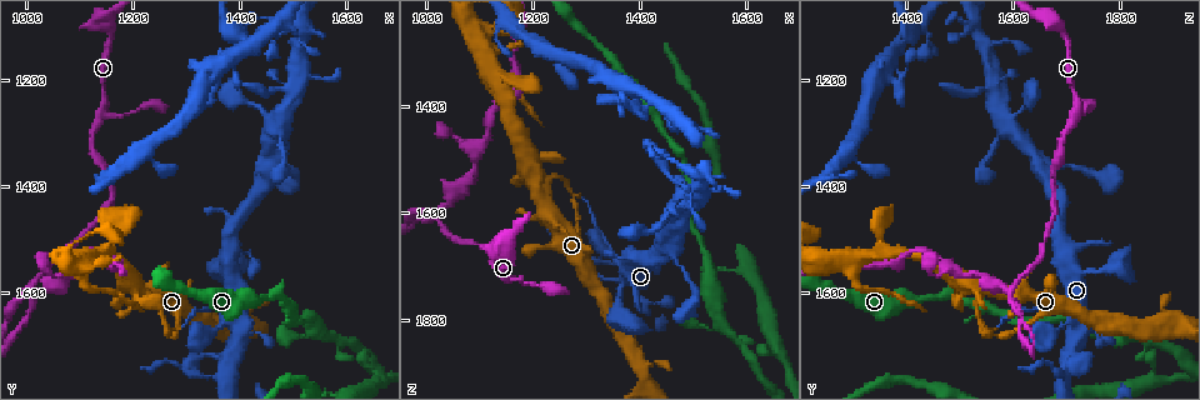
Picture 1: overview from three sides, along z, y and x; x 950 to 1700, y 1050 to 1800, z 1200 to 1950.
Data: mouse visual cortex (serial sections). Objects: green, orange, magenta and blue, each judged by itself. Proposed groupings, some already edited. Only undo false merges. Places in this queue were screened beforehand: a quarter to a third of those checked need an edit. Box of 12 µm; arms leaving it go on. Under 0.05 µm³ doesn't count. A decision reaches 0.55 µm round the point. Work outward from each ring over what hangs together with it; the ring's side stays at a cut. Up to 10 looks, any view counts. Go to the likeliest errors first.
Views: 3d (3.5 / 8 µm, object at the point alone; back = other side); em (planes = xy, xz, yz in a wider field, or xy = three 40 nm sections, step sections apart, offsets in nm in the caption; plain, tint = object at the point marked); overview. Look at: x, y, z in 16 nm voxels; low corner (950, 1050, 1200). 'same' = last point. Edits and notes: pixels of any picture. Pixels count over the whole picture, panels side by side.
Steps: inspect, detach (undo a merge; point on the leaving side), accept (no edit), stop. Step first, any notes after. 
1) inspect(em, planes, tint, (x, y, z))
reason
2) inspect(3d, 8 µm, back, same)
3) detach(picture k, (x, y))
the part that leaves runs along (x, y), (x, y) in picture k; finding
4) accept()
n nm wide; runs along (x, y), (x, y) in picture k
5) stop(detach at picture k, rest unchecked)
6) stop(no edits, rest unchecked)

inspect(3d, 3.5 µm, (1395, 1680, 1755))
sharp bend

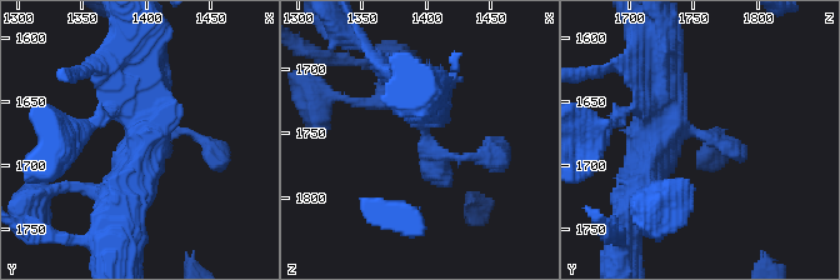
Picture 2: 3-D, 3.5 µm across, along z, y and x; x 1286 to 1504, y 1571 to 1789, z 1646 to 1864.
inspect(em, xy, step 5, tint, (1400, 1676, 1756))

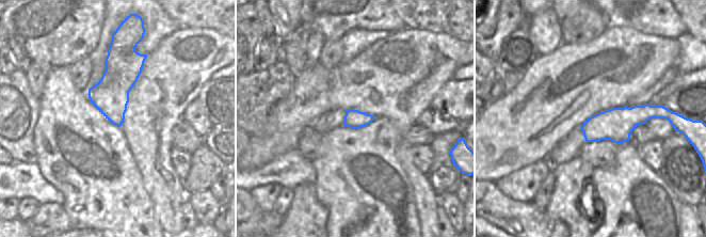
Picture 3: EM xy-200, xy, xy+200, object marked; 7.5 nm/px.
accept()
runs along (140, 76), (144, 130), (194, 134), (216, 156) in picture 2; all the same cell

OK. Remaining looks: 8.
inspect(3d, 8 µm, back, (1585, 1690, 1850))

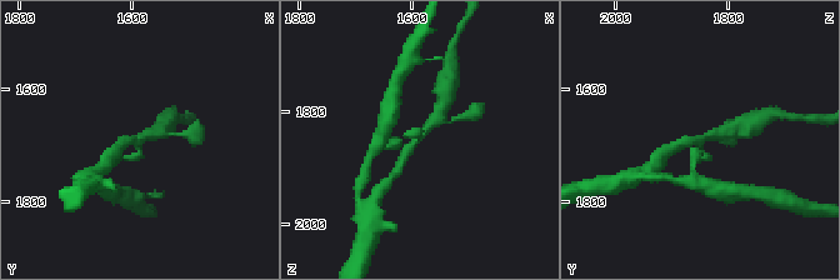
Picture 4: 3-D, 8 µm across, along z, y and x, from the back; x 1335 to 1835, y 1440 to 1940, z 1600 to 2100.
inspect(3d, 3.5 µm, (1590, 1690, 1850))

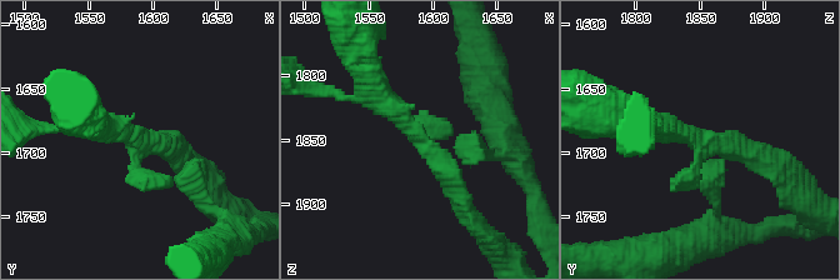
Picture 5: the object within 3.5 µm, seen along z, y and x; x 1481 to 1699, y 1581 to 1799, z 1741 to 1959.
inspect(em, planes, tint, (1588, 1692, 1846))
3 arms; arms of 150, 300, 350 nm

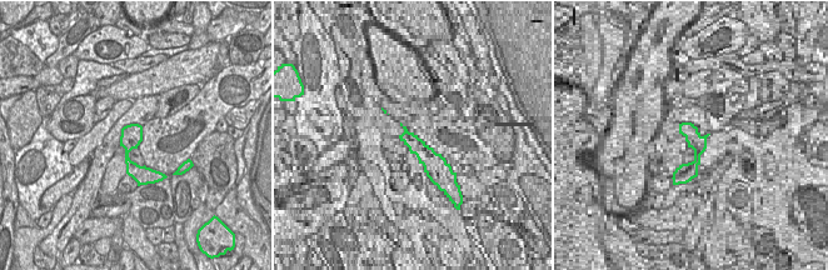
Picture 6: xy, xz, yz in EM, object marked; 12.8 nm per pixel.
accept()
runs along (366, 78), (413, 138), (431, 129), (463, 144) in picture 5; continuous, no second cell

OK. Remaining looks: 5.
inspect(3d, 3.5 µm, back, (1340, 1760, 1695))
thin neck

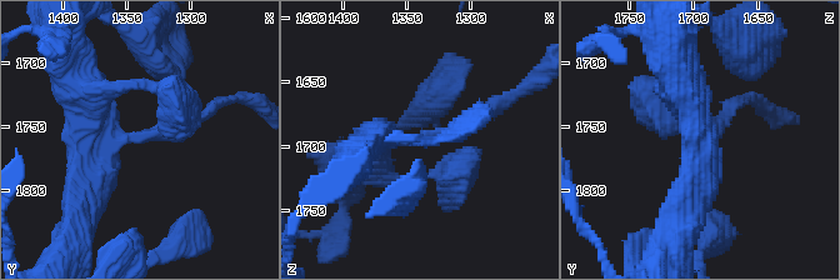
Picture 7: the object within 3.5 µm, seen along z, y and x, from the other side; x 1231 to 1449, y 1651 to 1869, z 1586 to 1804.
inspect(em, xy, step 3, tint, same)
arms of 200, 500 nm

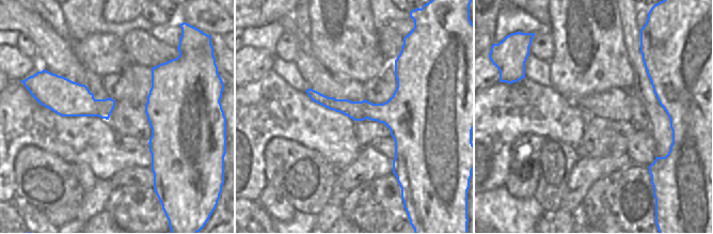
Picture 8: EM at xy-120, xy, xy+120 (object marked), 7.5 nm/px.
accept()
runs along (310, 91), (354, 110), (425, 106) in picture 8; continuous, no second cell

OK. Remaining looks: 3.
inspect(3d, 3.5 µm, (1145, 1265, 1725))

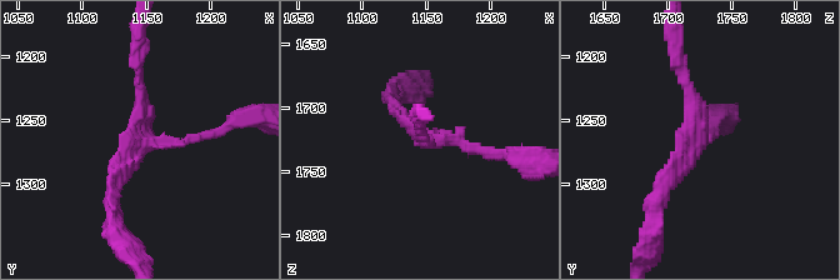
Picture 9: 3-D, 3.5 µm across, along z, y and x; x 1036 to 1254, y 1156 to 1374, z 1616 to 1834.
inspect(em, xy, step 3, tint, (1142, 1260, 1722))

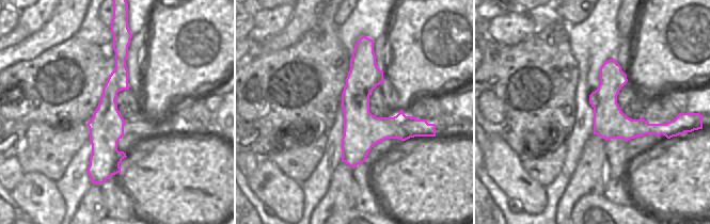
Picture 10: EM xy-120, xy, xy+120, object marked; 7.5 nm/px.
accept()
arms of 100, 150, 200 nm; runs along (138, 54), (138, 139), (110, 204) in picture 9; continuous, no second cell

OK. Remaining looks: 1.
stop(no edits, rest unchecked)

